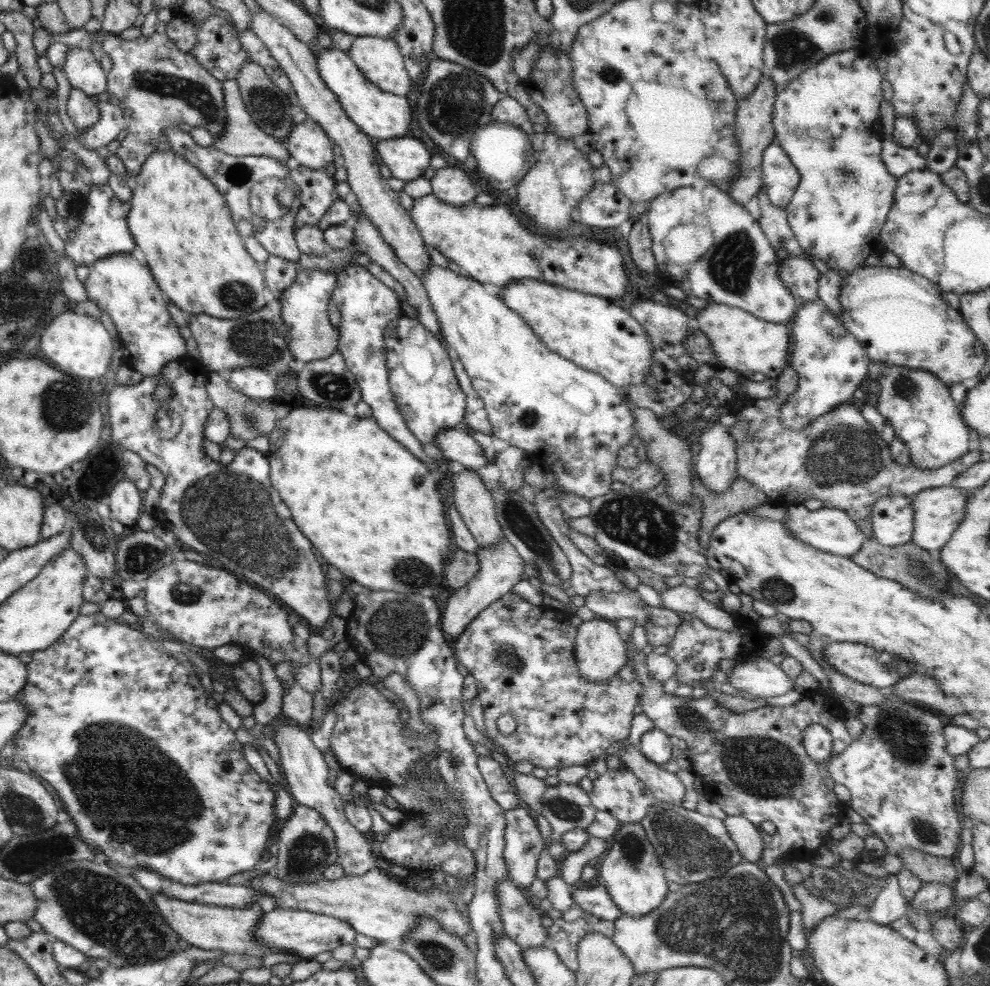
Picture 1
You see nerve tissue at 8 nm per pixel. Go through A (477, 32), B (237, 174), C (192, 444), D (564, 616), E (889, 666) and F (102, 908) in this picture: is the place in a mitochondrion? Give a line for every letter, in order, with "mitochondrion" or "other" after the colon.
A: mitochondrion
B: mitochondrion
C: other
D: other
E: mitochondrion
F: mitochondrion

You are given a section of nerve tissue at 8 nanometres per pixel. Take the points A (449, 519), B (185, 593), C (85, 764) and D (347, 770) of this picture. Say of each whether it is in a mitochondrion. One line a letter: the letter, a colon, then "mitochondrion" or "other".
A: other
B: mitochondrion
C: mitochondrion
D: other

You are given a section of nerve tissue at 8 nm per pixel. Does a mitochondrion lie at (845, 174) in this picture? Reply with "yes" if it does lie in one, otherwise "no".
yes

